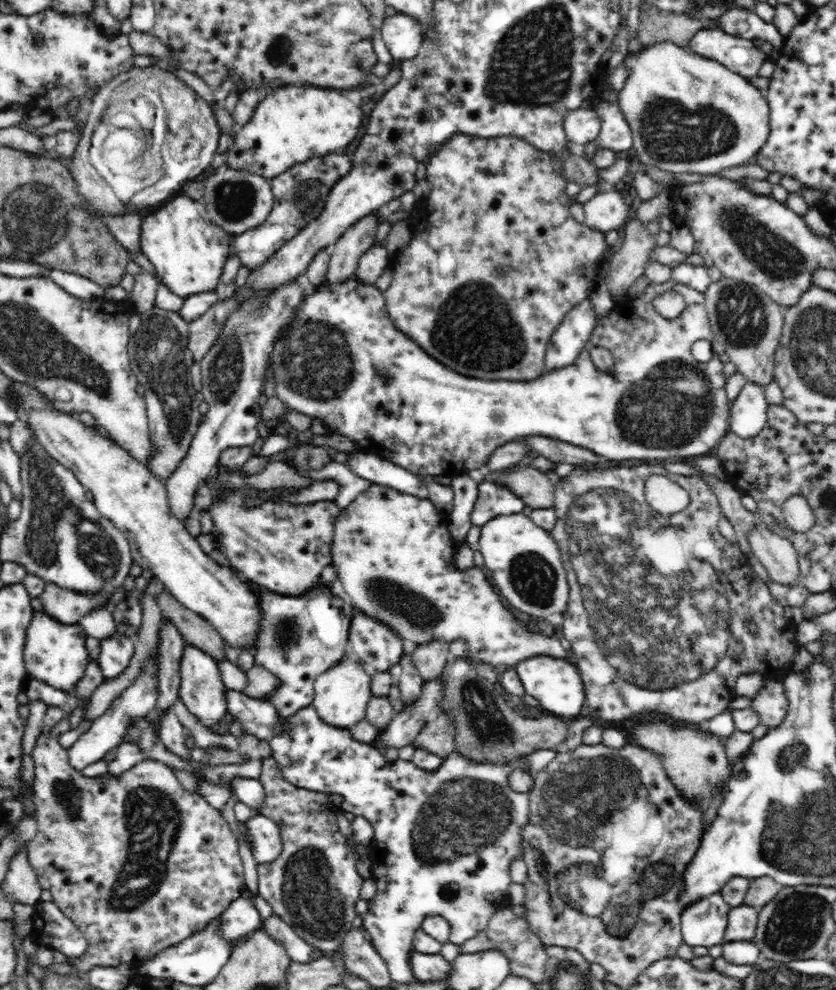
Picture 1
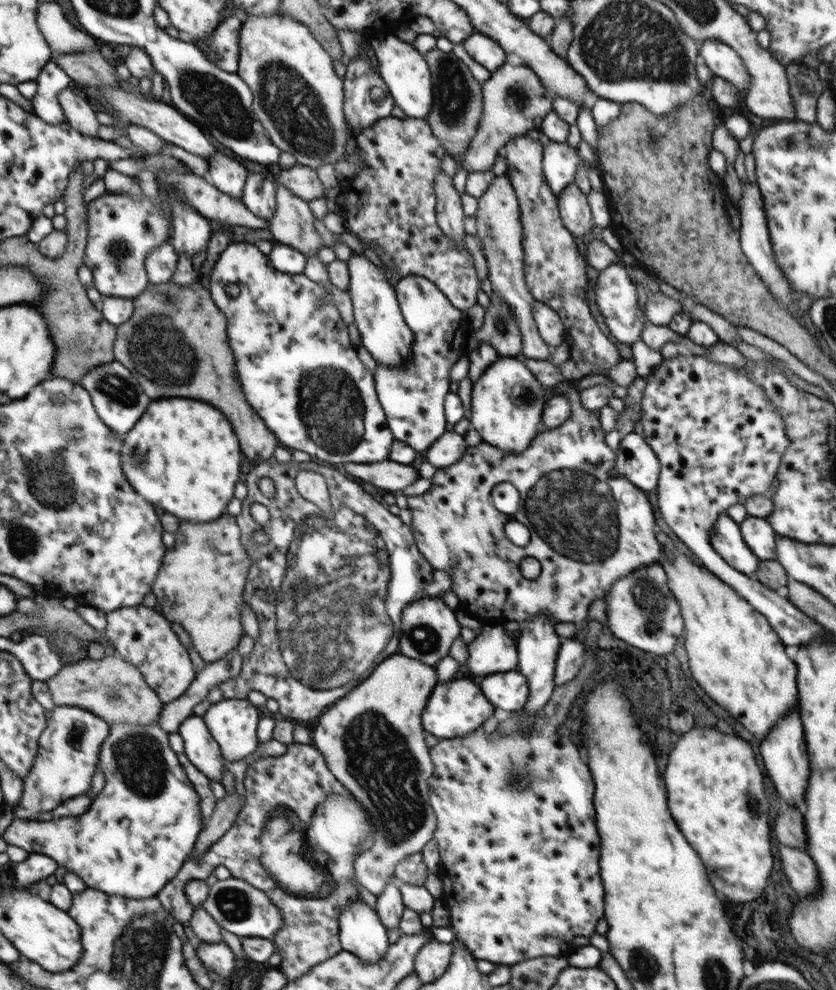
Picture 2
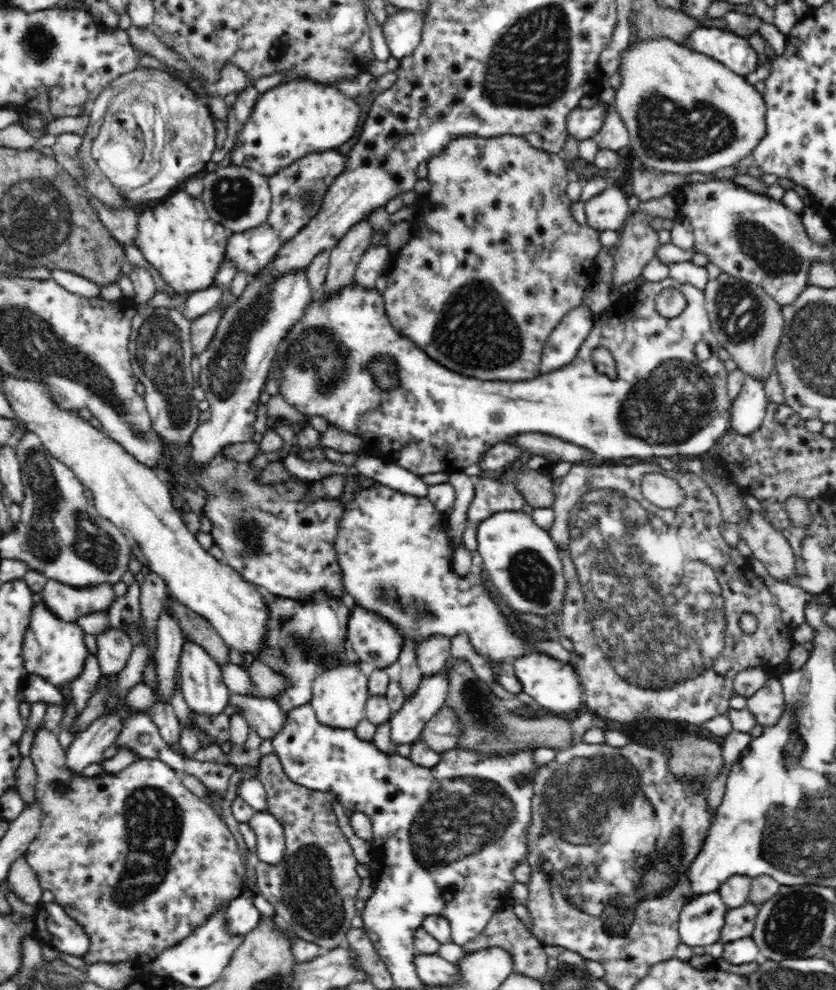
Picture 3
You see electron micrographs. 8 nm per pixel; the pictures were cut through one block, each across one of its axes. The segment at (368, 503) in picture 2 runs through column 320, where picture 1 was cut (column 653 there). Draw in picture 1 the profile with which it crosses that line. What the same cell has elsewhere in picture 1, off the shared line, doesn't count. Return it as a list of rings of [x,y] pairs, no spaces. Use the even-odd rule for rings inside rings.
[[[618,466],[618,468],[606,468],[606,474],[602,472],[580,472],[576,468],[569,476],[560,478],[560,481],[554,485],[556,524],[551,531],[551,536],[559,547],[561,559],[565,571],[567,572],[568,581],[568,604],[566,604],[566,612],[561,615],[560,622],[562,624],[562,632],[564,632],[564,643],[569,647],[572,653],[573,661],[578,667],[578,671],[582,676],[584,687],[586,687],[586,706],[590,710],[590,714],[594,719],[602,719],[607,722],[622,720],[632,720],[634,716],[648,716],[658,712],[657,716],[666,716],[671,720],[684,720],[685,723],[694,723],[704,725],[707,720],[714,718],[717,714],[722,714],[724,710],[729,708],[729,704],[736,695],[734,686],[736,680],[741,674],[747,672],[760,672],[765,678],[772,678],[774,681],[783,682],[786,676],[789,676],[803,660],[803,654],[800,646],[796,641],[796,624],[786,620],[784,608],[780,606],[778,601],[770,595],[768,584],[761,581],[758,575],[752,569],[752,565],[747,559],[747,552],[743,552],[737,542],[729,542],[720,534],[718,530],[718,520],[721,516],[720,504],[716,495],[710,489],[710,486],[698,476],[678,476],[664,470],[662,466],[636,466],[636,468],[626,468],[626,466]],[[651,475],[661,475],[679,484],[690,495],[688,506],[680,514],[672,514],[668,518],[655,518],[653,509],[650,508],[644,496],[644,481]],[[632,546],[638,547],[637,554],[642,555],[642,564],[640,558],[634,558],[634,549]],[[746,620],[751,620],[756,626],[755,633],[748,631]]]

